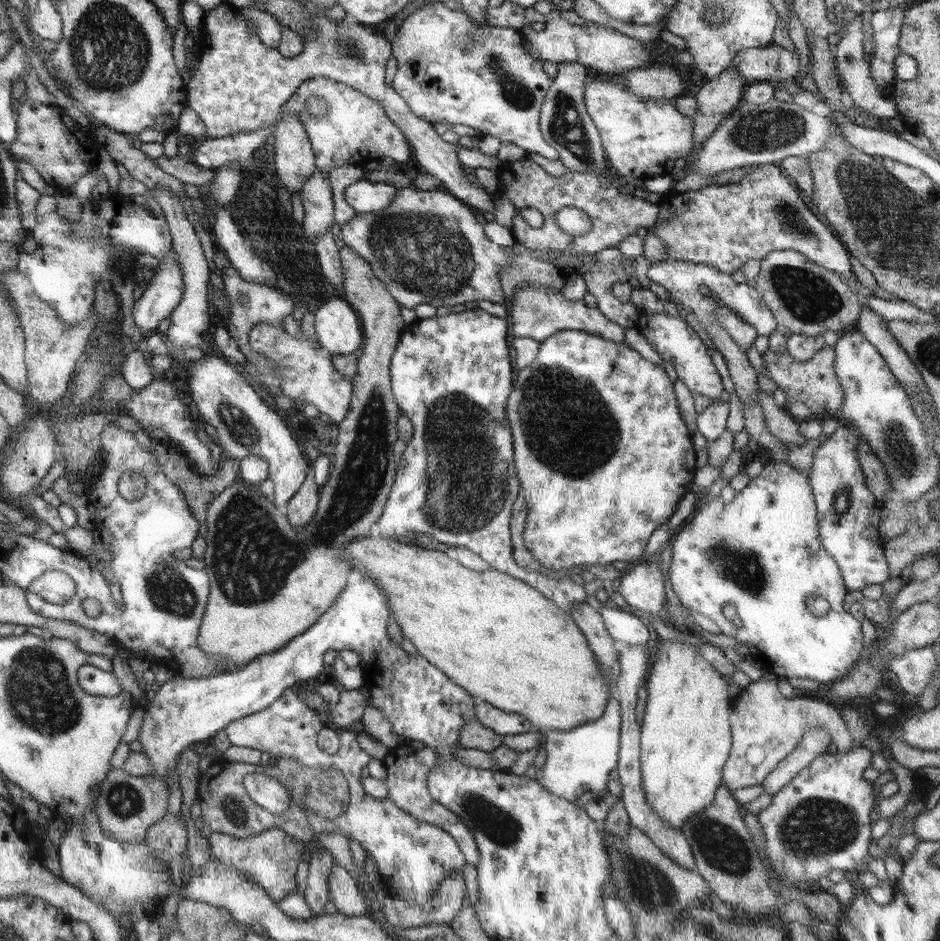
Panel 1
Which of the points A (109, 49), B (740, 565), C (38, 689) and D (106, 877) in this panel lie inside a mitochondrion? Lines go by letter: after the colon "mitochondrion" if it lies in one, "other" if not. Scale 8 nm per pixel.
A: mitochondrion
B: mitochondrion
C: mitochondrion
D: other

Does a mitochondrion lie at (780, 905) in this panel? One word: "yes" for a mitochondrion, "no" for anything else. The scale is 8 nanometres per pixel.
no

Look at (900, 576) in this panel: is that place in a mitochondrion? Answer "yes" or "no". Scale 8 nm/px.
no

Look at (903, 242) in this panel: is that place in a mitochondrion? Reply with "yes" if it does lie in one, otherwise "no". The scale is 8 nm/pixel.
yes

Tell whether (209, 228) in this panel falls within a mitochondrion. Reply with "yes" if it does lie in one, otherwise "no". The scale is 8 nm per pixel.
no

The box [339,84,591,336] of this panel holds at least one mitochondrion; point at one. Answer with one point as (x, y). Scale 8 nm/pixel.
(423, 253)

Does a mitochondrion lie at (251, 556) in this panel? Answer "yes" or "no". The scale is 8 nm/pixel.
yes

